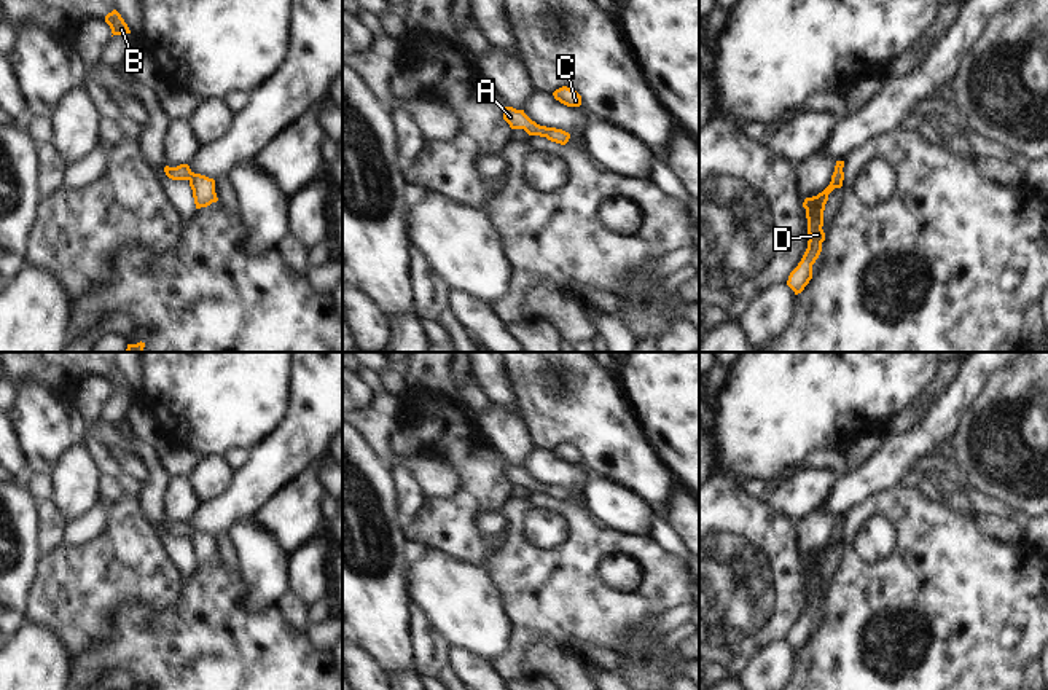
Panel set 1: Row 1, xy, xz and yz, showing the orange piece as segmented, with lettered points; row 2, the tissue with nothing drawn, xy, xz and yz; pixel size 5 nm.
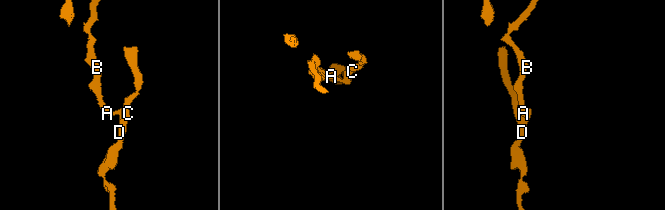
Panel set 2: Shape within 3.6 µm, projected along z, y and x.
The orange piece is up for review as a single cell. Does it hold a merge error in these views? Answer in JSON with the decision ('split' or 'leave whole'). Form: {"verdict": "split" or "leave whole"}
{"verdict": "leave whole"}

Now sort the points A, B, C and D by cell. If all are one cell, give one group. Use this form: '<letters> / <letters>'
A B C D

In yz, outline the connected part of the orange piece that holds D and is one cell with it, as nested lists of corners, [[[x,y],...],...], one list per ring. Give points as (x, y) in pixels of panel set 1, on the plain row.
[[[836,518],[830,542],[817,553],[806,555],[803,559],[803,564],[806,566],[806,575],[808,575],[809,598],[801,618],[790,629],[787,637],[787,642],[795,649],[795,652],[801,650],[804,644],[809,641],[809,637],[812,636],[812,621],[819,615],[822,609],[822,599],[825,598],[825,590],[822,586],[825,561],[828,558],[828,551],[835,545],[843,543],[843,537],[844,537],[843,524],[844,524],[844,518]]]

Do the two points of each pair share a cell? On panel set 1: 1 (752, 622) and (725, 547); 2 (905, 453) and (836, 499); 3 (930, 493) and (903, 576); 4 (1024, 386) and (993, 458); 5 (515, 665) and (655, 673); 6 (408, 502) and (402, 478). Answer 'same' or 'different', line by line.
1: same
2: same
3: different
4: same
5: different
6: same

